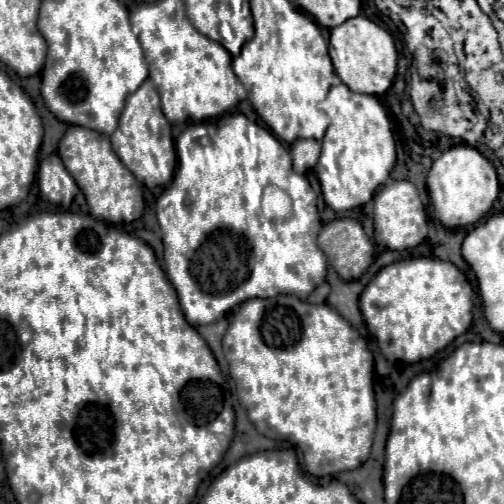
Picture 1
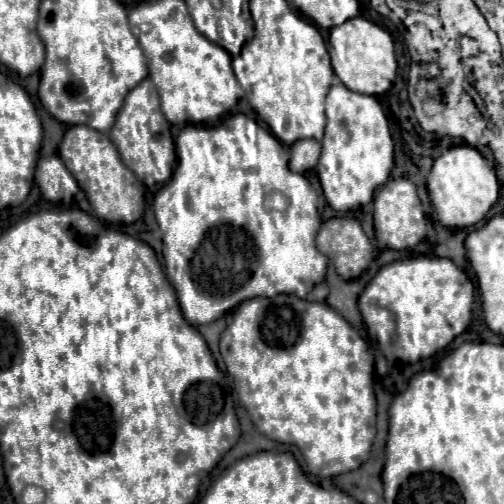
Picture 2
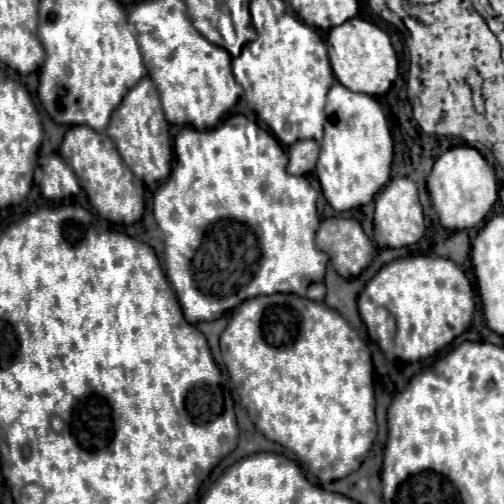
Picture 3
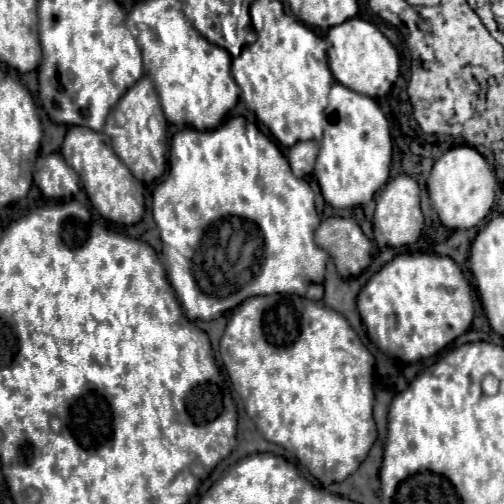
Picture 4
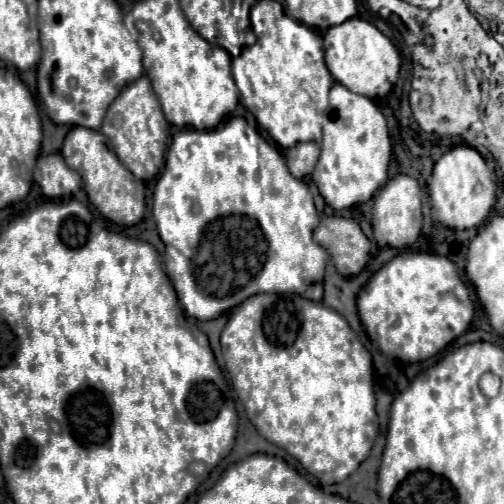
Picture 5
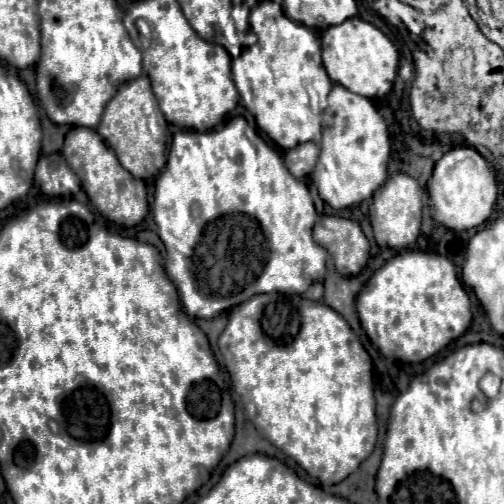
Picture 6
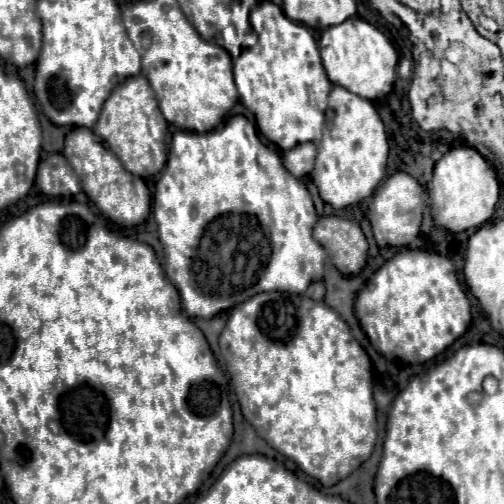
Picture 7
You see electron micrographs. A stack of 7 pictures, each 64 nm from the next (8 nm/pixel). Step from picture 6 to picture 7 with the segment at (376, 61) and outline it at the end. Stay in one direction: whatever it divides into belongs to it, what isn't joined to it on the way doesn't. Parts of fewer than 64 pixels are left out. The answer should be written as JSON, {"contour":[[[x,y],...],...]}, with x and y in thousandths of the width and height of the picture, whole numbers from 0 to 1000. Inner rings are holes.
{"contour":[[[698,32],[679,48],[647,56],[635,75],[635,111],[655,163],[683,171],[718,194],[754,198],[782,171],[790,103],[750,56],[722,44],[714,32]]]}

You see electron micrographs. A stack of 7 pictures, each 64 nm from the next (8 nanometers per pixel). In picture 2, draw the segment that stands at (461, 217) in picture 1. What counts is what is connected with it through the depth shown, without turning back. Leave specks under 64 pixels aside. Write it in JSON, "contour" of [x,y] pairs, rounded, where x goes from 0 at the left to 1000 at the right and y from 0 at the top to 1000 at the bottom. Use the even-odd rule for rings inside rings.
{"contour":[[[901,290],[881,302],[849,345],[849,385],[865,421],[865,433],[885,452],[929,452],[960,437],[968,417],[988,397],[988,357],[980,329],[972,329],[944,294]]]}

